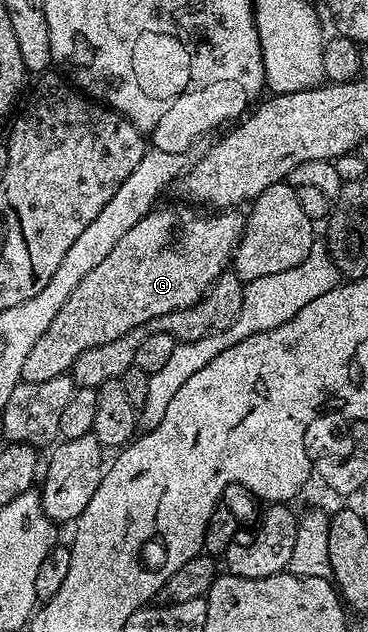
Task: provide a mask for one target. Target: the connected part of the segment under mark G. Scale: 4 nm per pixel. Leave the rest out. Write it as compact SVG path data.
M160 205L151 209L145 217L137 220L137 224L133 224L133 228L129 228L129 232L125 232L125 236L121 236L121 240L117 240L113 252L109 252L109 256L105 256L105 260L101 260L101 264L97 264L97 268L93 268L93 272L89 272L89 276L85 276L85 280L81 280L77 288L73 288L73 296L65 300L65 308L57 312L45 336L41 336L37 344L33 344L29 356L25 356L22 381L53 380L67 374L77 356L81 356L83 352L89 352L91 348L97 348L101 344L109 344L125 336L133 328L147 326L154 318L162 320L190 311L215 285L215 281L228 273L235 250L243 238L244 215L239 215L240 211L235 208L227 208L222 212L204 212L194 205L186 205Z

